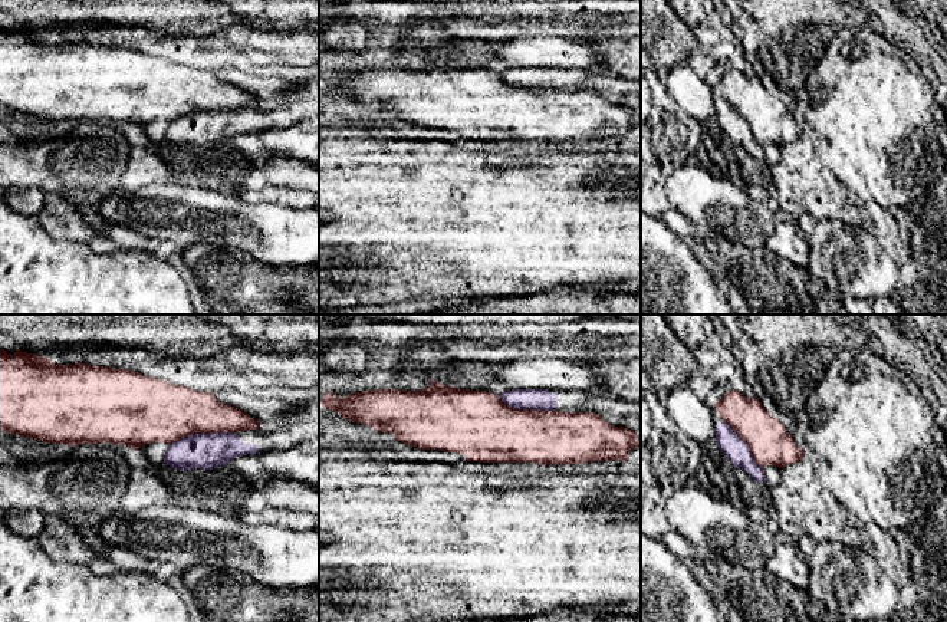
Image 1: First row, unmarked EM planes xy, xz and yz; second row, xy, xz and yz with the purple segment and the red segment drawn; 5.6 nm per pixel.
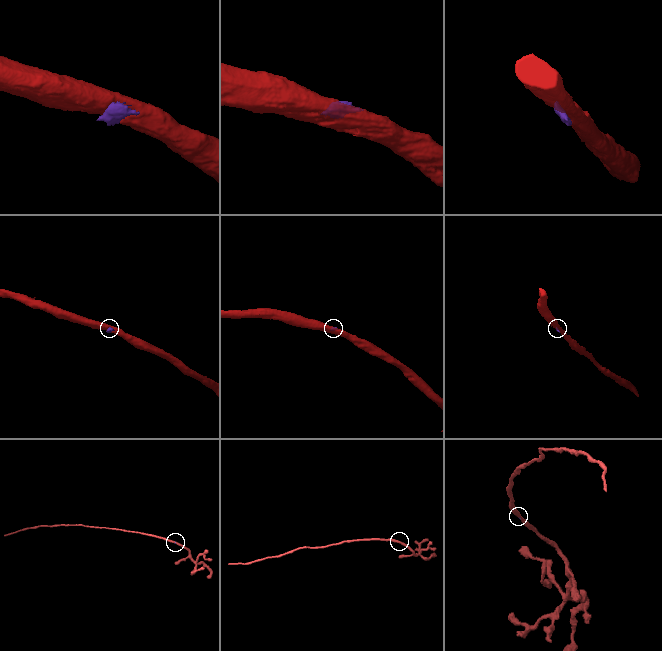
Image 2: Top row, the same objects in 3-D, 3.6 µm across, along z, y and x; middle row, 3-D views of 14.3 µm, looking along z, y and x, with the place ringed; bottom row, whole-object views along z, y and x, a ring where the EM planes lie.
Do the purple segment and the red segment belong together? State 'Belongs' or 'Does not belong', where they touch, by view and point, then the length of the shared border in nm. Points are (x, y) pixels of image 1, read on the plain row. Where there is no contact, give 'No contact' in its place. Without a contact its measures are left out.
Does not belong. Touches purple at xy (201, 112). Shared border 380 nm

